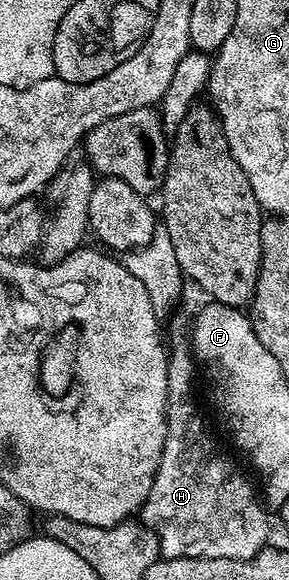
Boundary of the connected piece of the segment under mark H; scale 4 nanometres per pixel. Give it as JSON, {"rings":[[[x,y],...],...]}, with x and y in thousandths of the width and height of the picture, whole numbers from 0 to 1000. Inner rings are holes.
{"rings":[[[626,593],[581,602],[578,624],[578,755],[564,762],[564,783],[498,869],[481,878],[484,902],[543,922],[543,943],[574,966],[606,962],[799,962],[865,966],[882,953],[934,936],[931,890],[907,857],[875,834],[834,816],[834,807],[751,767],[723,747],[682,683],[668,678],[668,628],[657,609]]]}

